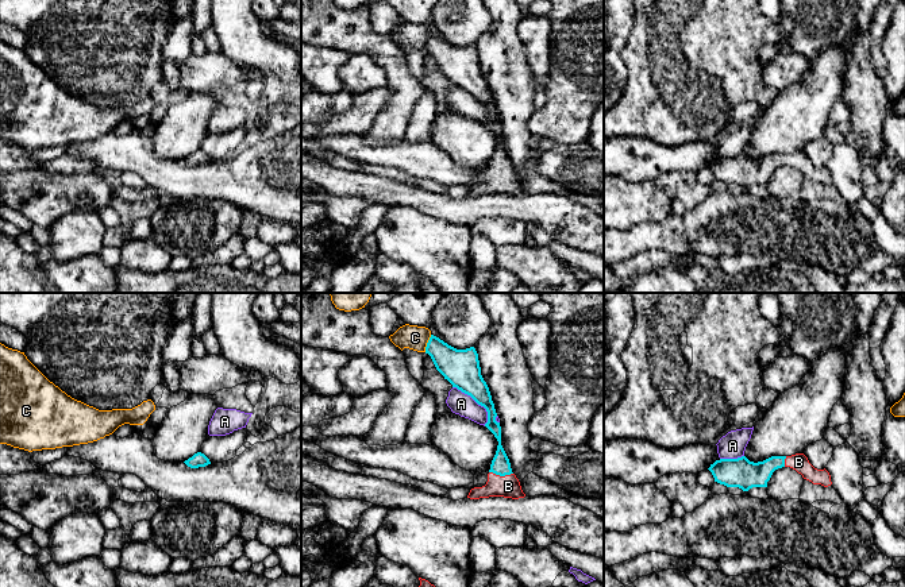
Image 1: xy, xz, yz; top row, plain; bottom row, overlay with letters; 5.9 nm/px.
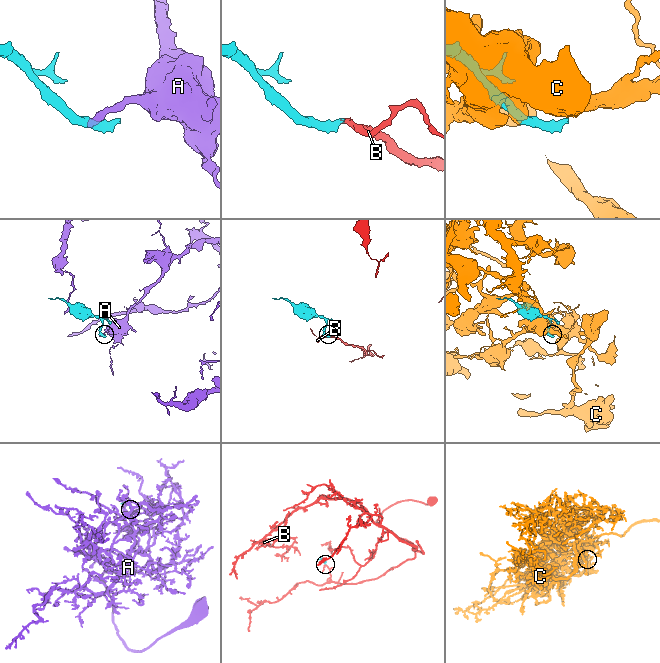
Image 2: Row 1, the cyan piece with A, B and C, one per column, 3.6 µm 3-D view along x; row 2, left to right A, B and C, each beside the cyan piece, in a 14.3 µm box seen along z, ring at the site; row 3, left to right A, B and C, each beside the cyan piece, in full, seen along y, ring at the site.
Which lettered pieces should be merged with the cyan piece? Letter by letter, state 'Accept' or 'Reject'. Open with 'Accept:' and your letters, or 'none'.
Accept: B
A: Reject
B: Accept
C: Reject

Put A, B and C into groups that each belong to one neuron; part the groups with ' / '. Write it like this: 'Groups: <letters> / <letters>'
Groups: A / B / C

